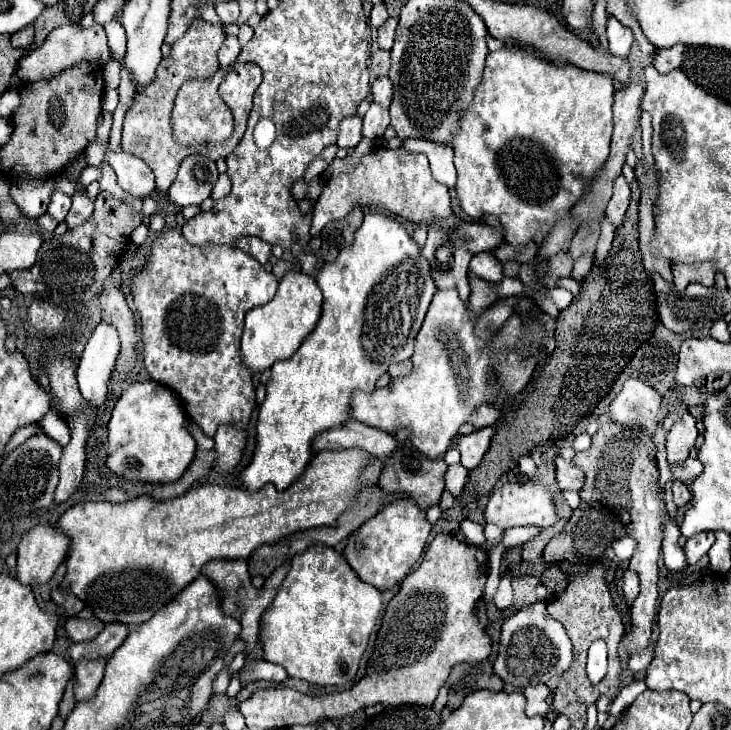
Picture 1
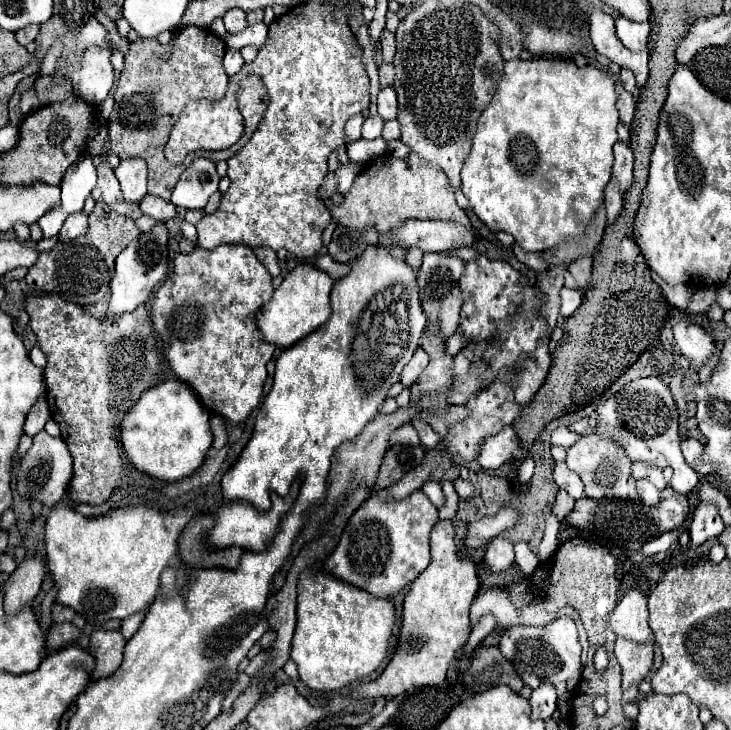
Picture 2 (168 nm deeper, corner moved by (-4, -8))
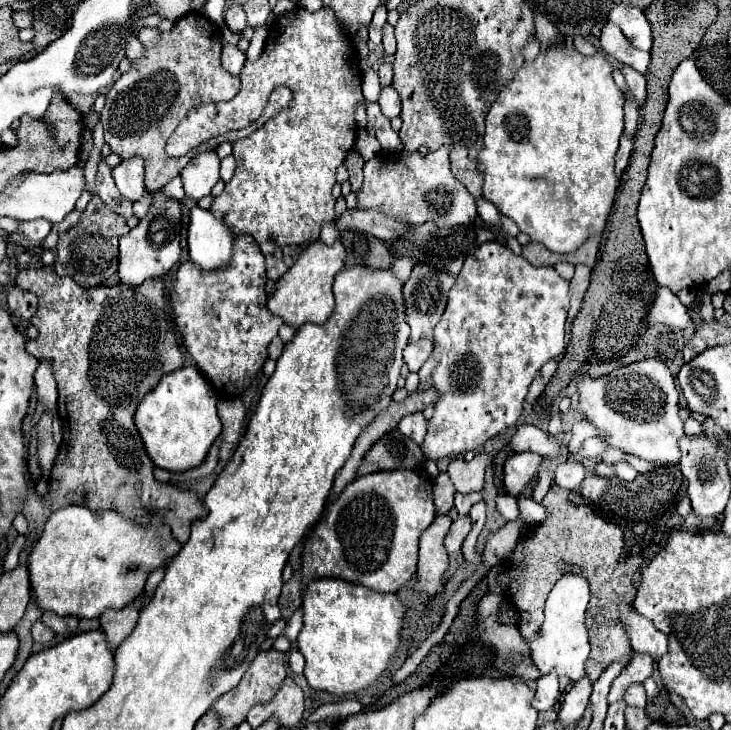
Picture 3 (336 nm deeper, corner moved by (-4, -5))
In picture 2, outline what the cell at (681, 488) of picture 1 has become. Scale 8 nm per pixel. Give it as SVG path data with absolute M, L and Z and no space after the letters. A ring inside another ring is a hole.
M638 378L626 384L616 396L606 400L598 408L598 434L620 442L634 462L638 462L638 458L650 458L650 462L668 464L674 470L672 488L682 496L690 496L700 482L680 452L678 410L668 386L662 384L660 378Z

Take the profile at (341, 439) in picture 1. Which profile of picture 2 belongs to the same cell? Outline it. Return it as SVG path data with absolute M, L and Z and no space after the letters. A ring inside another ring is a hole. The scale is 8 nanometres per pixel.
M404 424L400 428L396 428L396 432L392 432L388 446L396 446L396 444L420 444L416 430L412 428L412 424Z

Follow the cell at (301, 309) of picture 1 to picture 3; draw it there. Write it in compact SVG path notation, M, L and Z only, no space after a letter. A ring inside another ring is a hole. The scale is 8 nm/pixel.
M336 239L332 245L326 245L322 241L310 243L300 253L298 261L276 283L276 291L268 299L268 309L274 315L280 315L284 323L292 327L300 327L304 323L324 323L334 309L332 283L336 273L344 267L344 261L346 261L346 249L340 239Z

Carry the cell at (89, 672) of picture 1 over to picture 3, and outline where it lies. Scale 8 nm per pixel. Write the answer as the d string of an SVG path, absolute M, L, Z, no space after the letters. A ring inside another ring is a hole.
M136 597L132 605L126 605L124 609L106 609L100 617L100 629L106 633L108 643L116 649L136 627L138 615L142 611L142 599Z

